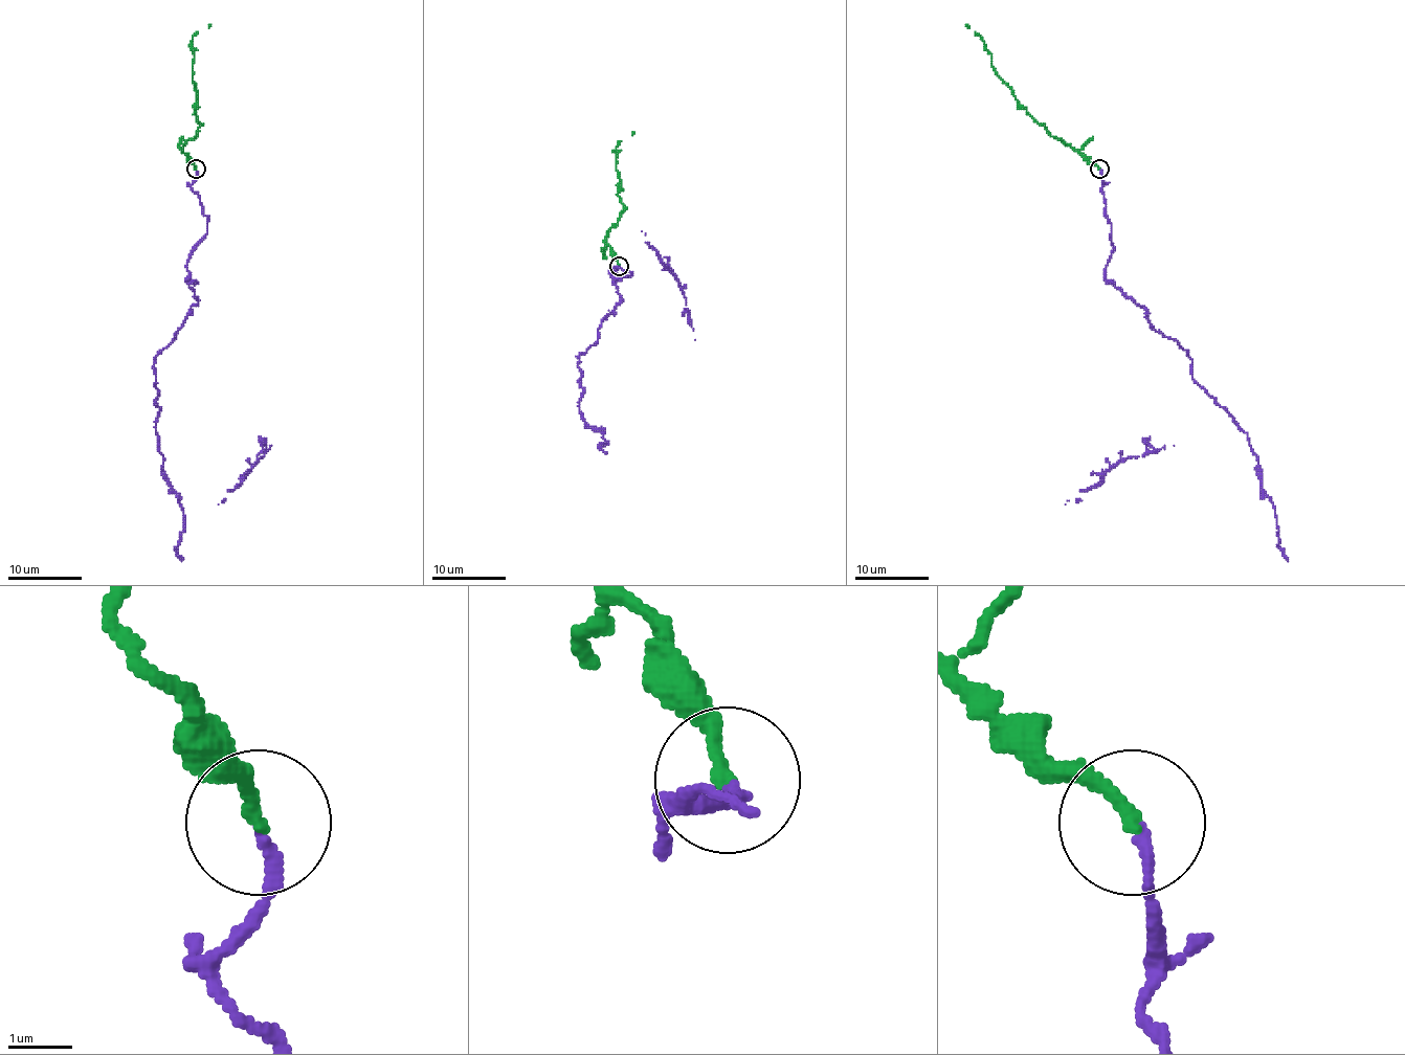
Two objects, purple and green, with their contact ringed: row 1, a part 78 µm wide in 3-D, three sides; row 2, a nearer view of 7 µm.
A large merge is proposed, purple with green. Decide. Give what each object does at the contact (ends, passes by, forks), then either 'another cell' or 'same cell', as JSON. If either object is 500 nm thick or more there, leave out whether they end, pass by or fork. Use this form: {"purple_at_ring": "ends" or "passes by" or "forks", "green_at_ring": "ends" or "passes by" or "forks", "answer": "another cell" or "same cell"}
{"purple_at_ring": "ends", "green_at_ring": "ends", "answer": "same cell"}

